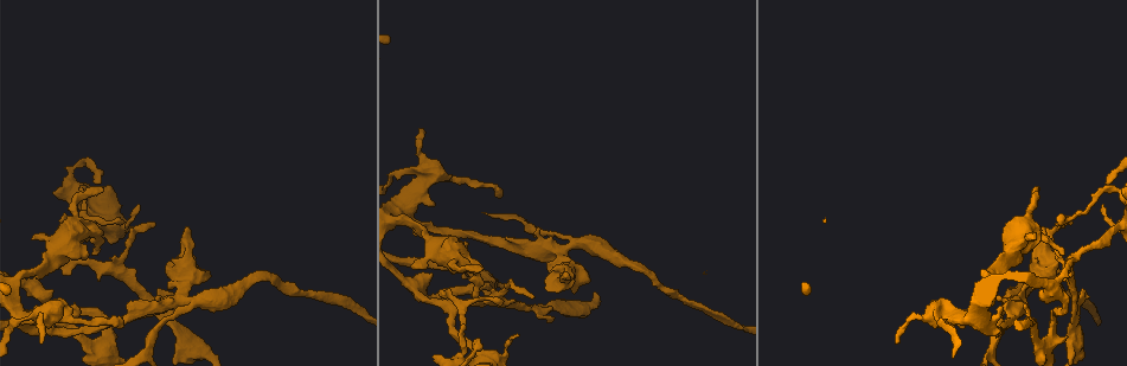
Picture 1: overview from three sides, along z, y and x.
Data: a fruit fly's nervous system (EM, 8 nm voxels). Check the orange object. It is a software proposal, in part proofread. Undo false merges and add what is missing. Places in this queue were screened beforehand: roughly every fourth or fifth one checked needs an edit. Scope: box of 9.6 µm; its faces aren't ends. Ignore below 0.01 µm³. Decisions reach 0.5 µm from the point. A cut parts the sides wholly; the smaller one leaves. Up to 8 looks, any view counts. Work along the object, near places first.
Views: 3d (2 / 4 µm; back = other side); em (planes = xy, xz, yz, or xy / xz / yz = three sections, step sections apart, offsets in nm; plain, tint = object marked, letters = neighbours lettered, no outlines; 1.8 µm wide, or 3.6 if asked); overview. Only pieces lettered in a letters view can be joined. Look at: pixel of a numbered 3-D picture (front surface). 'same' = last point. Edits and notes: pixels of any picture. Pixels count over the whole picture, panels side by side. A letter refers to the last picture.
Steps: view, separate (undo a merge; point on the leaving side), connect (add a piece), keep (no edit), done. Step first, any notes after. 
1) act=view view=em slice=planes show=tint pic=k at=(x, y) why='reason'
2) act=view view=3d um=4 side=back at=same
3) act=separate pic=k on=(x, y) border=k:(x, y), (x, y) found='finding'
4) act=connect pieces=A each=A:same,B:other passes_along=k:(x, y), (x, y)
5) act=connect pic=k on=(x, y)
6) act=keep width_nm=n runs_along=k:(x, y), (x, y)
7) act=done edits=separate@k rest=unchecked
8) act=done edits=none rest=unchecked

act=view view=3d um=4 pic=1 at=(1003, 270) why='tapers out'

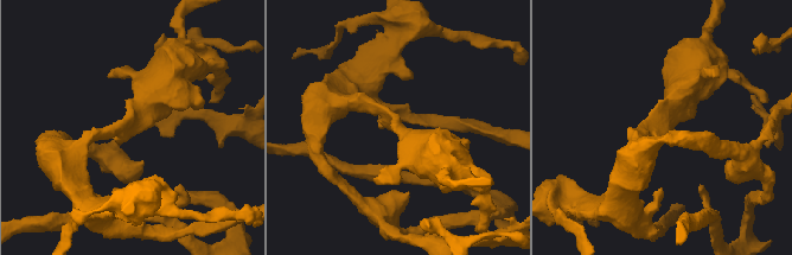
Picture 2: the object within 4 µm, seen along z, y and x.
act=view view=em um=3.6 slice=xz step=8 show=plain pic=2 at=(667, 132) why='need the tissue'

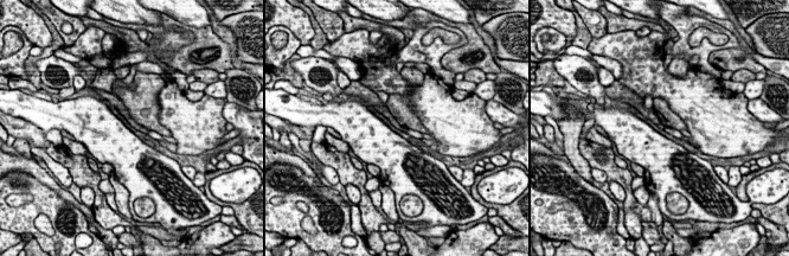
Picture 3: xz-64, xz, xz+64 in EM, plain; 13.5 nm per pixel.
act=view view=em um=3.6 slice=xz step=8 show=letters at=same why='what lies round it'

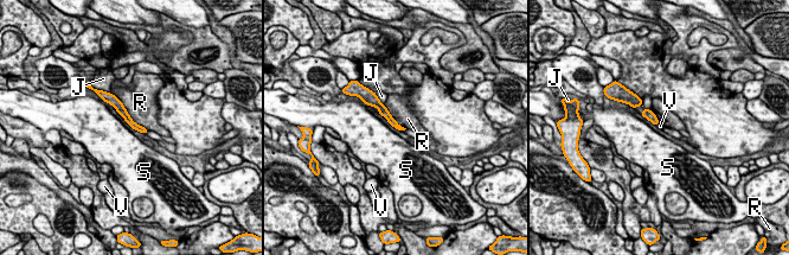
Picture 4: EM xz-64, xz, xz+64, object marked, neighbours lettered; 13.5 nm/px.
act=keep each=J:other,R:other,S:other,V:other border=4:(111, 93), (128, 115), (148, 129) found='no lettered piece goes on from it'

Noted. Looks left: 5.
act=view view=3d um=2 pic=1 at=(48, 316) why='looks like a crossing'

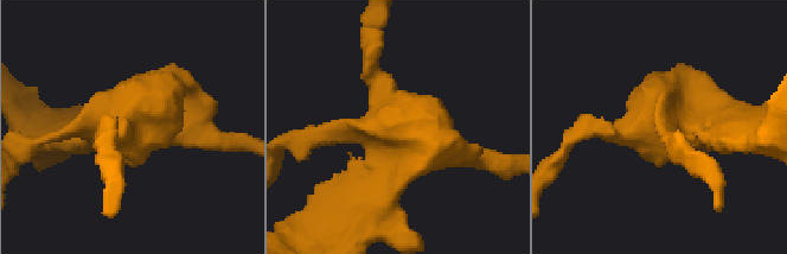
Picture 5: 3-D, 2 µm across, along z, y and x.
act=view view=em slice=xz step=16 show=letters pic=5 at=(400, 145) why='now the EM'

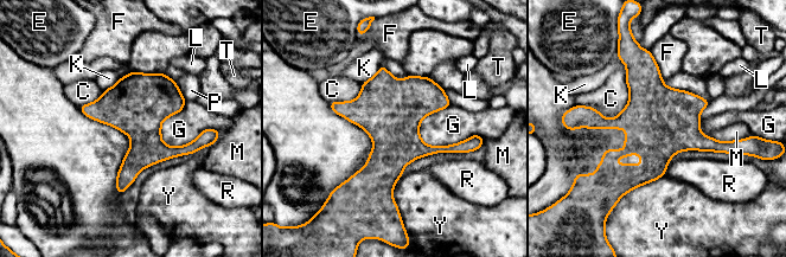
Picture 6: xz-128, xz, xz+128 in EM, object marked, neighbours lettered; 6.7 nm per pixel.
act=view view=em slice=planes show=letters at=same

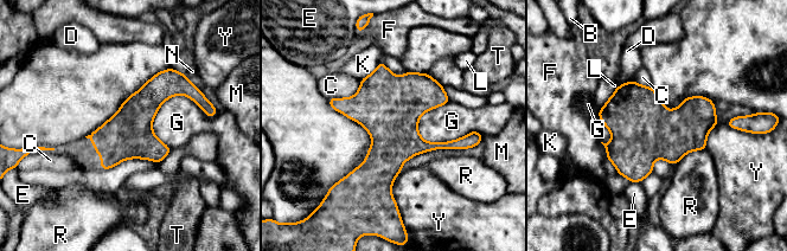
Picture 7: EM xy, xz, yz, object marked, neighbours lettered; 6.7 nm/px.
act=keep longest_contact=G:420nm each=B:other,C:other,D:other,E:other,F:other,G:other,K:other,L:other,M:other,N:other,R:other,T:other,Y:other border=7:(416, 124), (427, 141), (475, 132) found='one neuron here'

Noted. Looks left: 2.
act=view view=em slice=planes show=letters pic=1 at=(568, 273) why='branch stops here'

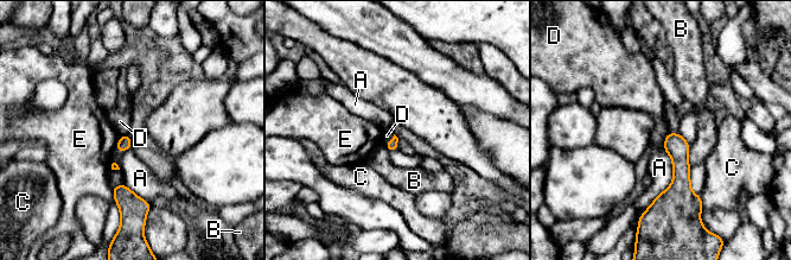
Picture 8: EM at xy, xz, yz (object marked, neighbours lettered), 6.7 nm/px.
act=keep each=A:other,B:other,C:other,D:other,E:other runs_along=8:(677, 137), (680, 184), (657, 204) found='none of them fits'

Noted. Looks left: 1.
act=done edits=none rest=unchecked

